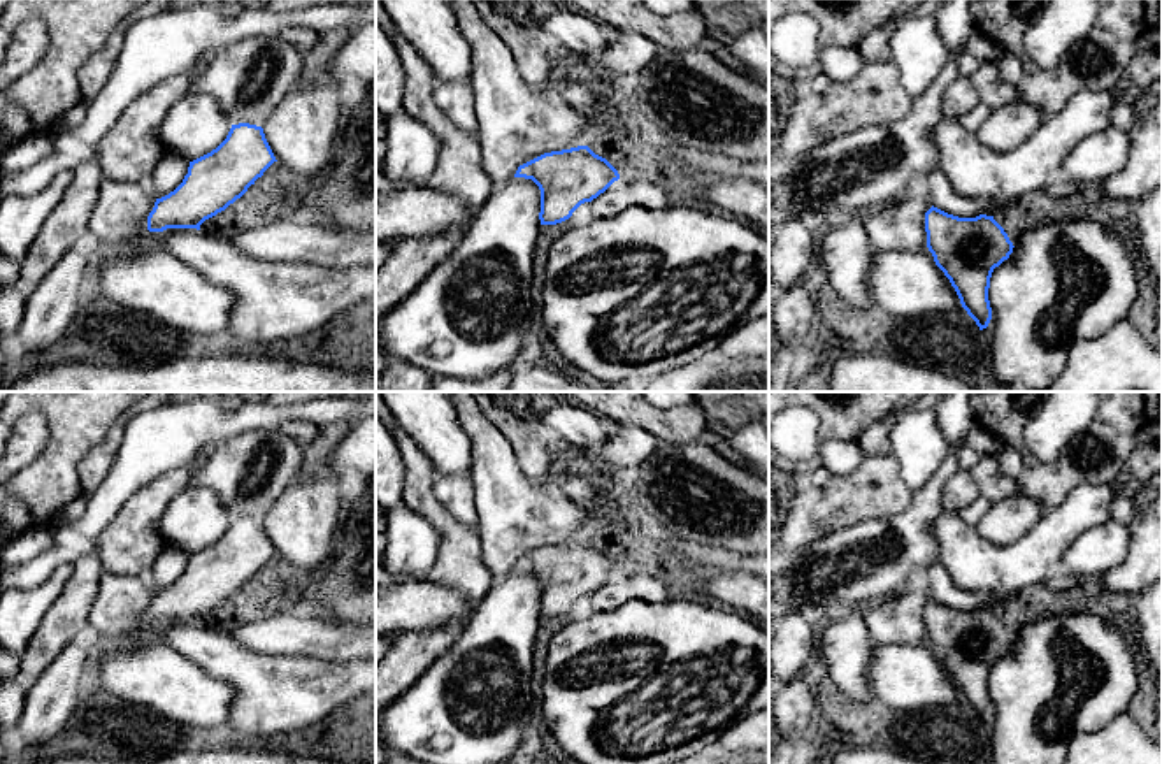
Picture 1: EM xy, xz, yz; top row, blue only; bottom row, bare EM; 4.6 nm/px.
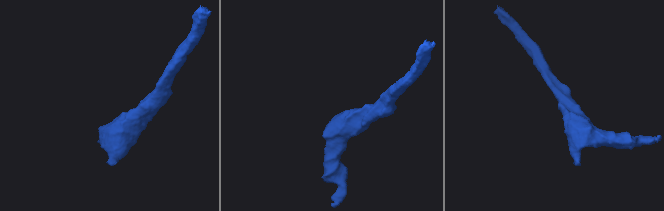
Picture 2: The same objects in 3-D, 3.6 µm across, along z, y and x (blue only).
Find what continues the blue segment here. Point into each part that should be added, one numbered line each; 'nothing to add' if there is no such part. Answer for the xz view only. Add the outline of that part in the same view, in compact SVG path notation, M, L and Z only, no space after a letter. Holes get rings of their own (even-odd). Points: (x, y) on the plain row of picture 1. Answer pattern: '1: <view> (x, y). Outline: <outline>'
nothing to add

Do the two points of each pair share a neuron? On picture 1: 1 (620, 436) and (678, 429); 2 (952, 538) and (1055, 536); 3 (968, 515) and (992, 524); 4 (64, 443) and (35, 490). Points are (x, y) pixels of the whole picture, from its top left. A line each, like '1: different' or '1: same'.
1: different
2: same
3: different
4: same

